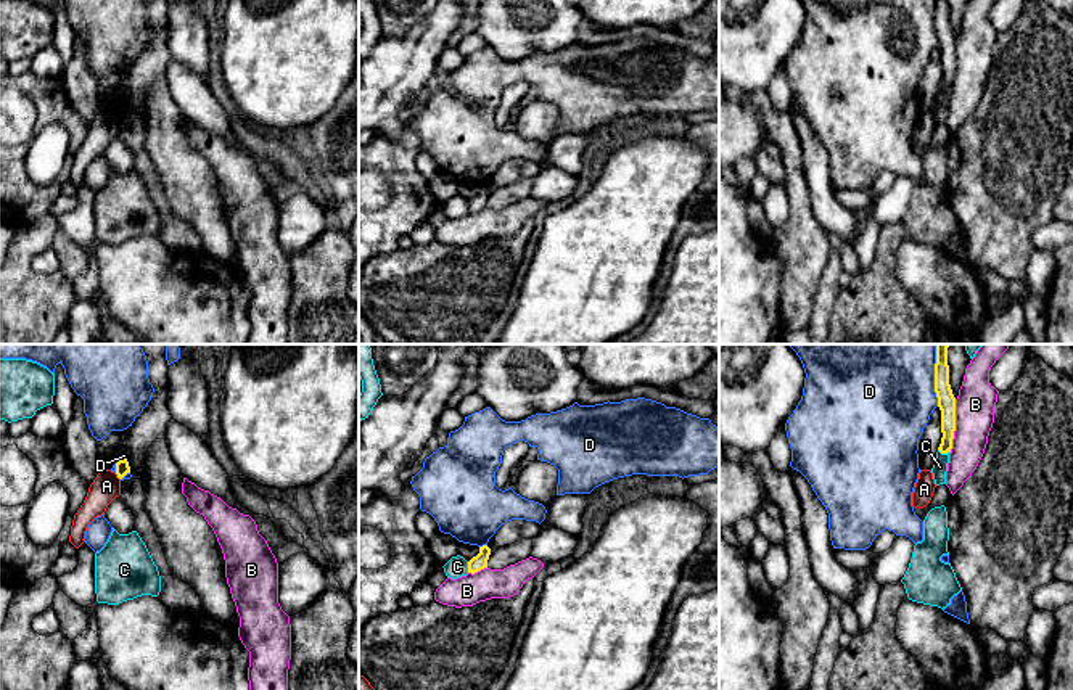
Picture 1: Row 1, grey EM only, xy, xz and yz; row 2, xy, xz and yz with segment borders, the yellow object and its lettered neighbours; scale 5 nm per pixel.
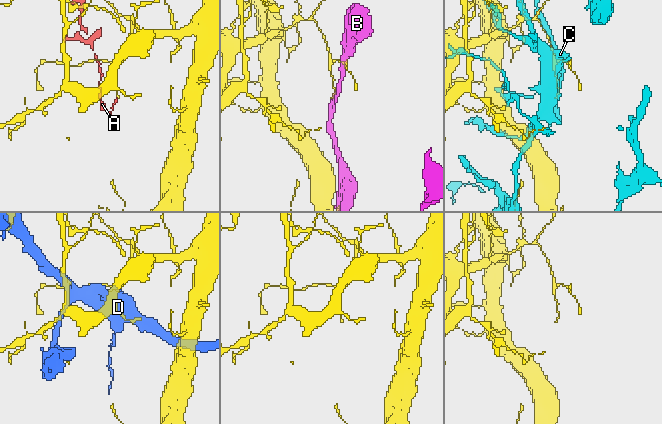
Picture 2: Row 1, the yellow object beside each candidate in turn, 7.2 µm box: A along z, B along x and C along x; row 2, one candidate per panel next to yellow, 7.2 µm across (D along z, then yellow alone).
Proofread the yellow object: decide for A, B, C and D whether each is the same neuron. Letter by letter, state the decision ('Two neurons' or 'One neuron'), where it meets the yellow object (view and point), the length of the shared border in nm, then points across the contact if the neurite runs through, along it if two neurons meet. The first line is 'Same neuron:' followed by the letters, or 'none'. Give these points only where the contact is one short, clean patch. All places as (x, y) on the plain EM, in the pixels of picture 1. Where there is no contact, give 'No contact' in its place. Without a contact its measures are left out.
Same neuron: none
A: Two neurons. Touches yellow at xy (118, 116). Shared border 50 nm
B: Two neurons. Touches yellow at yz (954, 65). Shared border 260 nm
C: Two neurons. Touches yellow at yz (945, 92). Shared border 70 nm
D: Two neurons. Touches yellow at yz (935, 23). Shared border 240 nm

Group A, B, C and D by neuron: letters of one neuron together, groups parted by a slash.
A / B / C / D

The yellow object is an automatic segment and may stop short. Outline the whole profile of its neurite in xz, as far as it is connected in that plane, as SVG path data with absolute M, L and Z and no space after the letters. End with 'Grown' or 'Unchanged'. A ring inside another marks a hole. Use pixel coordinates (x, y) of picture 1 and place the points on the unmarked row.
M487 185L479 187L479 193L468 201L468 212L475 214L487 207L491 188Z. Unchanged

